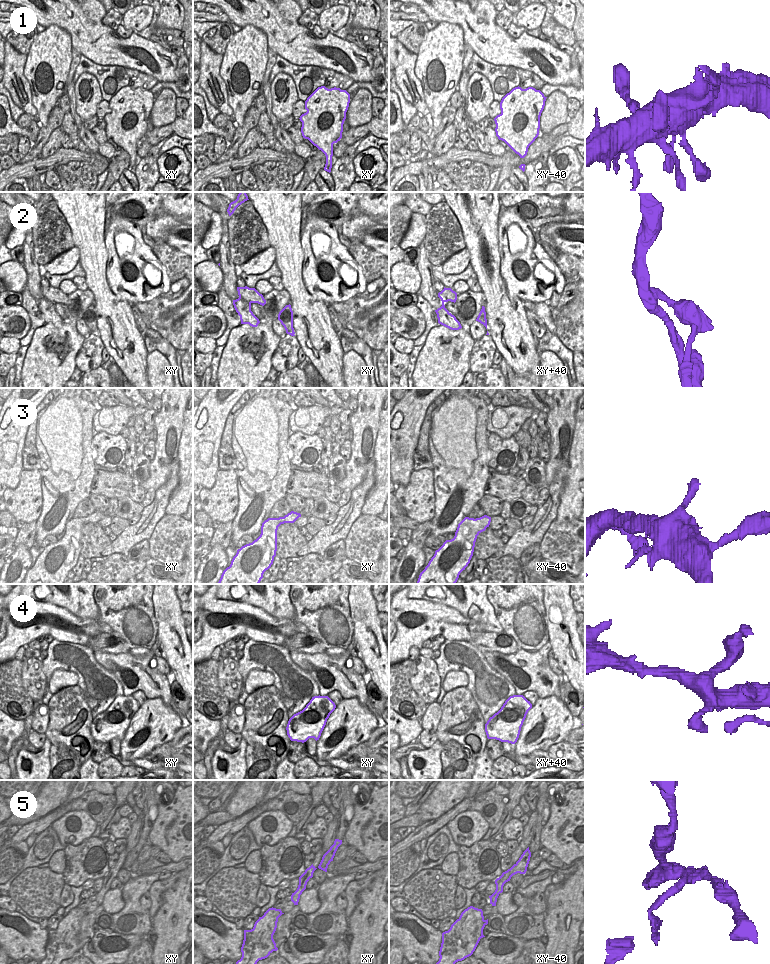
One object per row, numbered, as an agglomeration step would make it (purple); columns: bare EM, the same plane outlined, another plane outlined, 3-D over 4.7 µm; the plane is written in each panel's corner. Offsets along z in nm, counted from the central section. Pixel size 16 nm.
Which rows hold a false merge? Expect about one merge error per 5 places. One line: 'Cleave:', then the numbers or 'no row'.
Cleave: 5

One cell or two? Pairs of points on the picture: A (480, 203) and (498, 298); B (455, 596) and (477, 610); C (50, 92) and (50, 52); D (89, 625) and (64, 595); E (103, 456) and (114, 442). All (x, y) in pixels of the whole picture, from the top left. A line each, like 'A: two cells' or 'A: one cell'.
A: one cell
B: one cell
C: one cell
D: two cells
E: one cell

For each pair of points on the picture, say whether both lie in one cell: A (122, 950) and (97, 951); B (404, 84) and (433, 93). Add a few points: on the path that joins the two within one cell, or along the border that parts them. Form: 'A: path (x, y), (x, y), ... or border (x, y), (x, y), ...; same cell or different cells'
A: path (116, 951), (109, 953), (103, 951); same cell
B: border (414, 68), (424, 102), (430, 112); different cells

